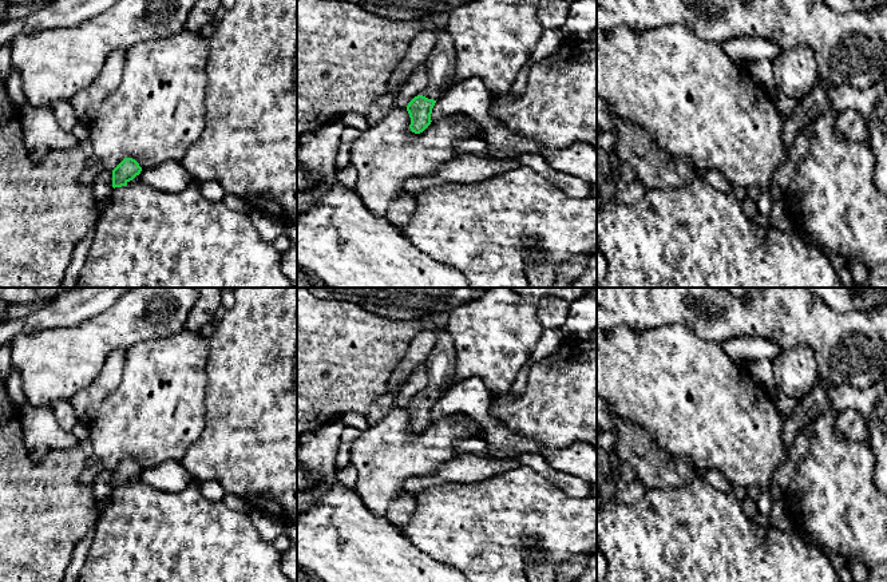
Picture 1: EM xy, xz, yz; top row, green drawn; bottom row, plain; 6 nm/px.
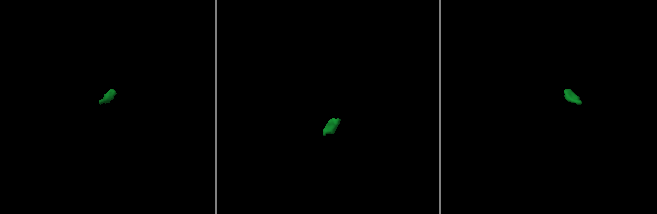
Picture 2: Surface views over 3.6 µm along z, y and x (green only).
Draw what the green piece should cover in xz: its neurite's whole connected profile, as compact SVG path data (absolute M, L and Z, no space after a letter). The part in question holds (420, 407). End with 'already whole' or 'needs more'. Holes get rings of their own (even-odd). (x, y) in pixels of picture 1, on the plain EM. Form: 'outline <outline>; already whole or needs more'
outline M440 329L436 332L436 345L425 361L428 387L407 405L412 432L420 433L431 424L432 408L444 389L454 384L455 369L456 353L452 338L446 329Z; needs more

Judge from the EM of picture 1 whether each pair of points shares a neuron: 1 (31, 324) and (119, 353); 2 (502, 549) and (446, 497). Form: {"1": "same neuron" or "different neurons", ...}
{"1": "different neurons", "2": "same neuron"}

